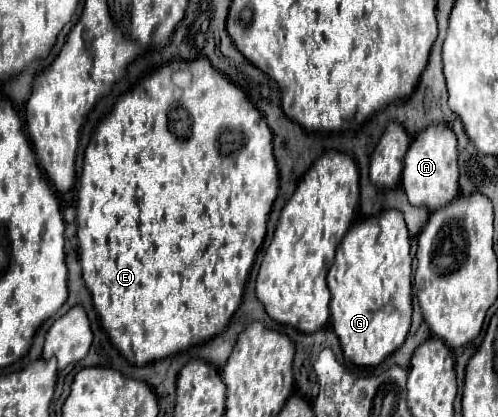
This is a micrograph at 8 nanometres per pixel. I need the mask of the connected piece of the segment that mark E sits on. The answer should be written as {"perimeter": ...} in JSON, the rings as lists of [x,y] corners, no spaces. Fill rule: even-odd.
{"perimeter":[[[197,58],[193,62],[165,64],[151,76],[145,76],[133,90],[123,94],[113,106],[111,114],[99,124],[91,136],[85,156],[83,156],[83,174],[77,188],[77,238],[79,238],[79,262],[83,270],[83,280],[91,292],[95,310],[101,318],[105,332],[109,334],[113,346],[127,358],[133,366],[145,366],[151,360],[161,360],[177,352],[187,350],[189,346],[201,344],[217,336],[237,310],[243,288],[253,266],[255,254],[263,244],[267,230],[267,216],[279,192],[279,174],[273,158],[273,134],[267,122],[261,122],[261,112],[249,102],[247,94],[223,78],[207,58]],[[175,70],[189,70],[193,84],[189,90],[179,92],[171,84],[171,74]]]}

